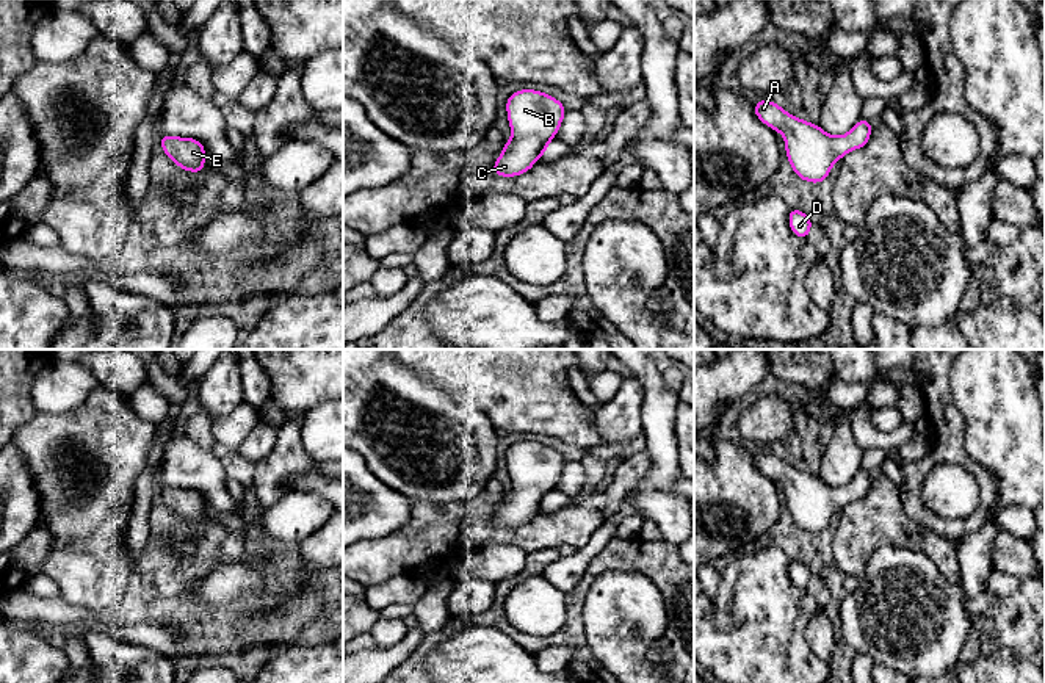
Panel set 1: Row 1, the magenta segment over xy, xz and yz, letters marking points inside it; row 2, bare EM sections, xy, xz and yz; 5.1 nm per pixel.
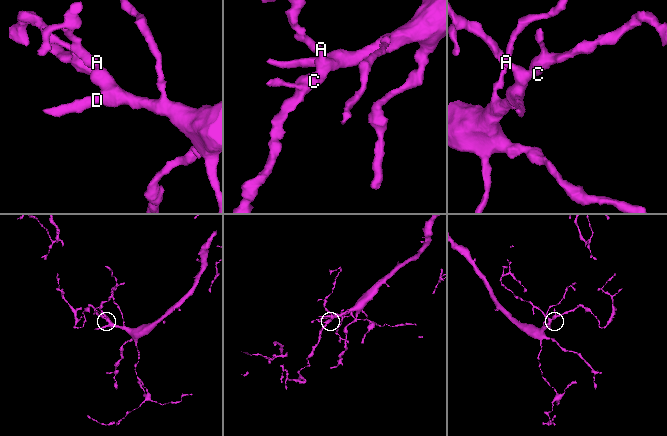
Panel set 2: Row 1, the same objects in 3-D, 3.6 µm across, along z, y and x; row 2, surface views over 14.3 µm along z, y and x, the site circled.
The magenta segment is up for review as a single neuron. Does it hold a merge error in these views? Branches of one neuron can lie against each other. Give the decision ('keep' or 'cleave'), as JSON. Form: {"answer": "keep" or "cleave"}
{"answer": "keep"}

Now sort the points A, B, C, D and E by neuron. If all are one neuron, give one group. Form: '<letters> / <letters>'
A B C D E

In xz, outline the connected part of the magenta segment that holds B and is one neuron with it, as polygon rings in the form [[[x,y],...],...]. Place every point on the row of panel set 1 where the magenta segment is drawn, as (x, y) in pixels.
[[[520,89],[506,99],[508,121],[512,138],[492,166],[500,177],[528,172],[545,155],[566,114],[566,107],[550,94]]]

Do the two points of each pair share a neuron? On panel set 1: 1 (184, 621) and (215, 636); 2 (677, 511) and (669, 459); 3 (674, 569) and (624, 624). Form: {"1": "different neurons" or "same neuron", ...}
{"1": "same neuron", "2": "same neuron", "3": "different neurons"}

